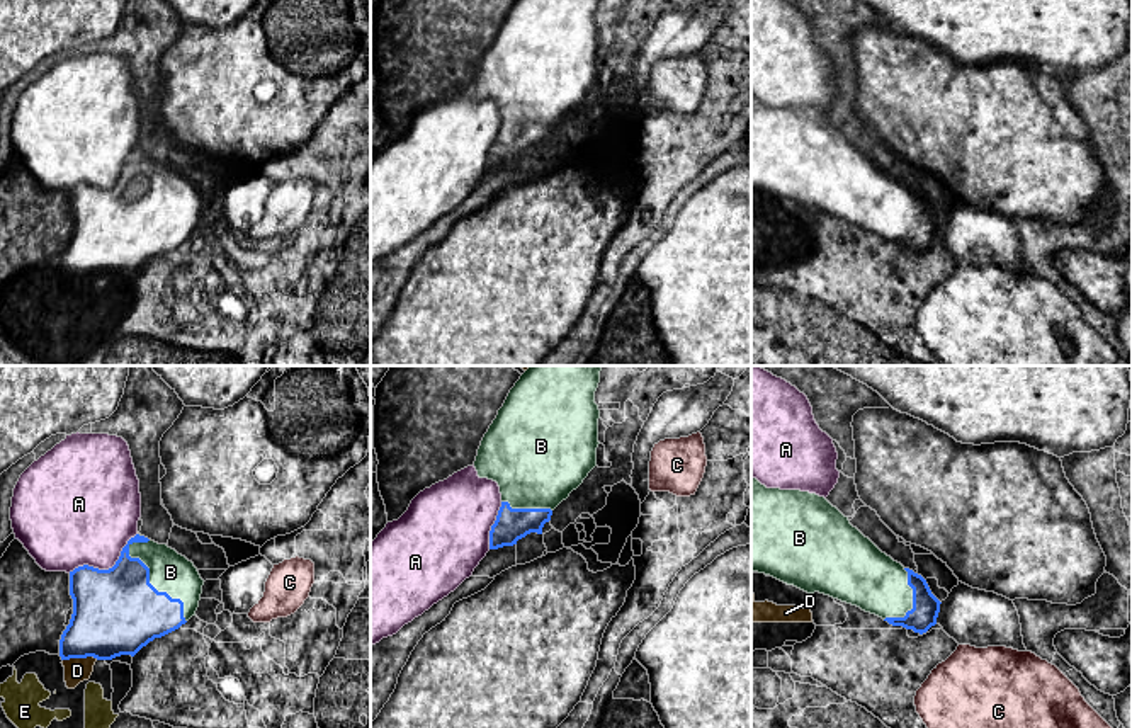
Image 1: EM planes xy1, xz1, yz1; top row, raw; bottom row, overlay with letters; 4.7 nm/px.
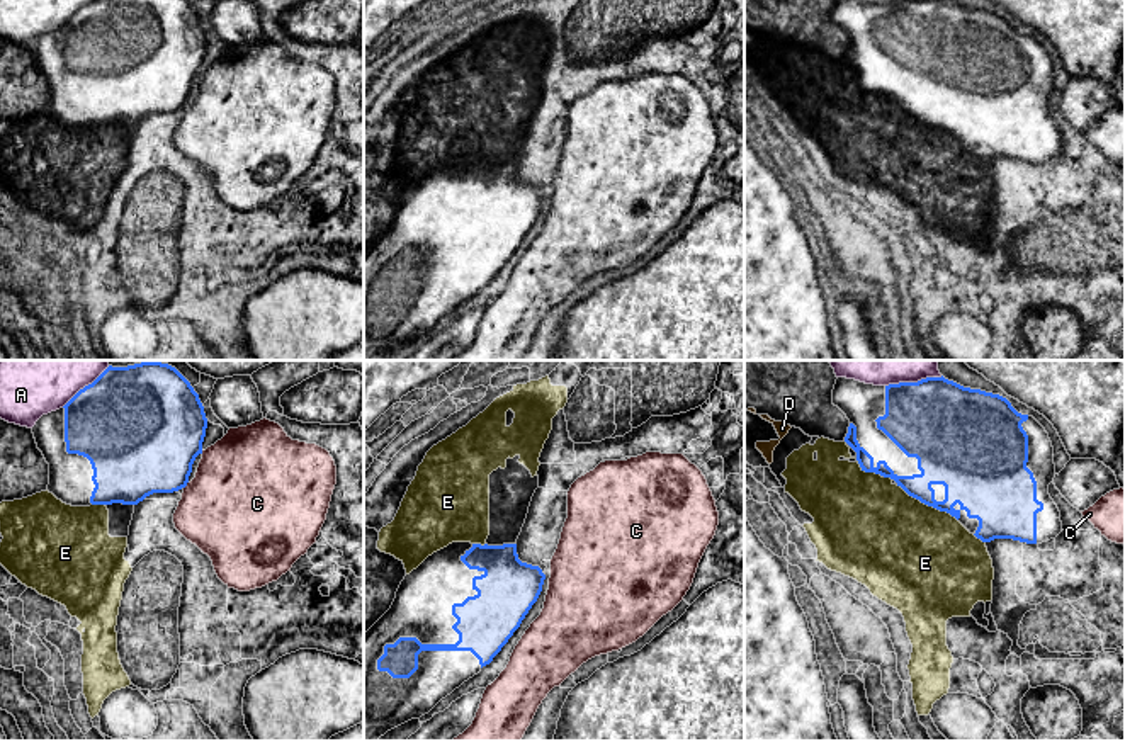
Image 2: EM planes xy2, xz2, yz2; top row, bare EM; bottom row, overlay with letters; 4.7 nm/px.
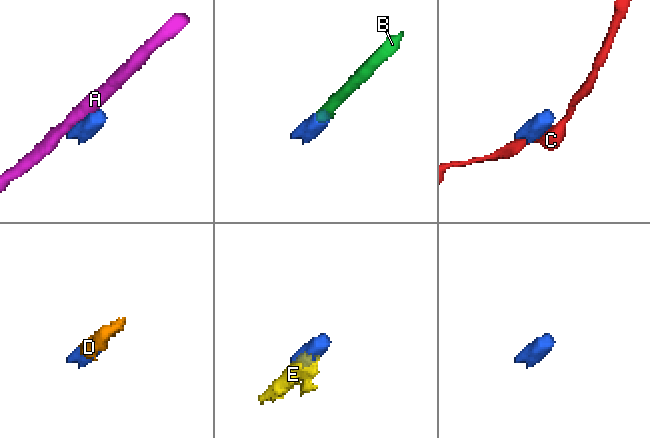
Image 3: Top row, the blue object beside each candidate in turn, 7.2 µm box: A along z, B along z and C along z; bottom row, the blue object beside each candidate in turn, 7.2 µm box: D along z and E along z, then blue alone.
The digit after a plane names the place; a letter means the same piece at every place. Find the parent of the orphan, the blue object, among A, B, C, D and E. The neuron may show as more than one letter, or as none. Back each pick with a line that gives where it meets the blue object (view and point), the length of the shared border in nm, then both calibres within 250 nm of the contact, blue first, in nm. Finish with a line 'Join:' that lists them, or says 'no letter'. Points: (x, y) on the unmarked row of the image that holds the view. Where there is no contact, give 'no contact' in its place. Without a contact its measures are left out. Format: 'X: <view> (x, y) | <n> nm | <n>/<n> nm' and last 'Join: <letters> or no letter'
B: xy1 (152, 204) | 460 nm | 400/190 nm
Join: B

